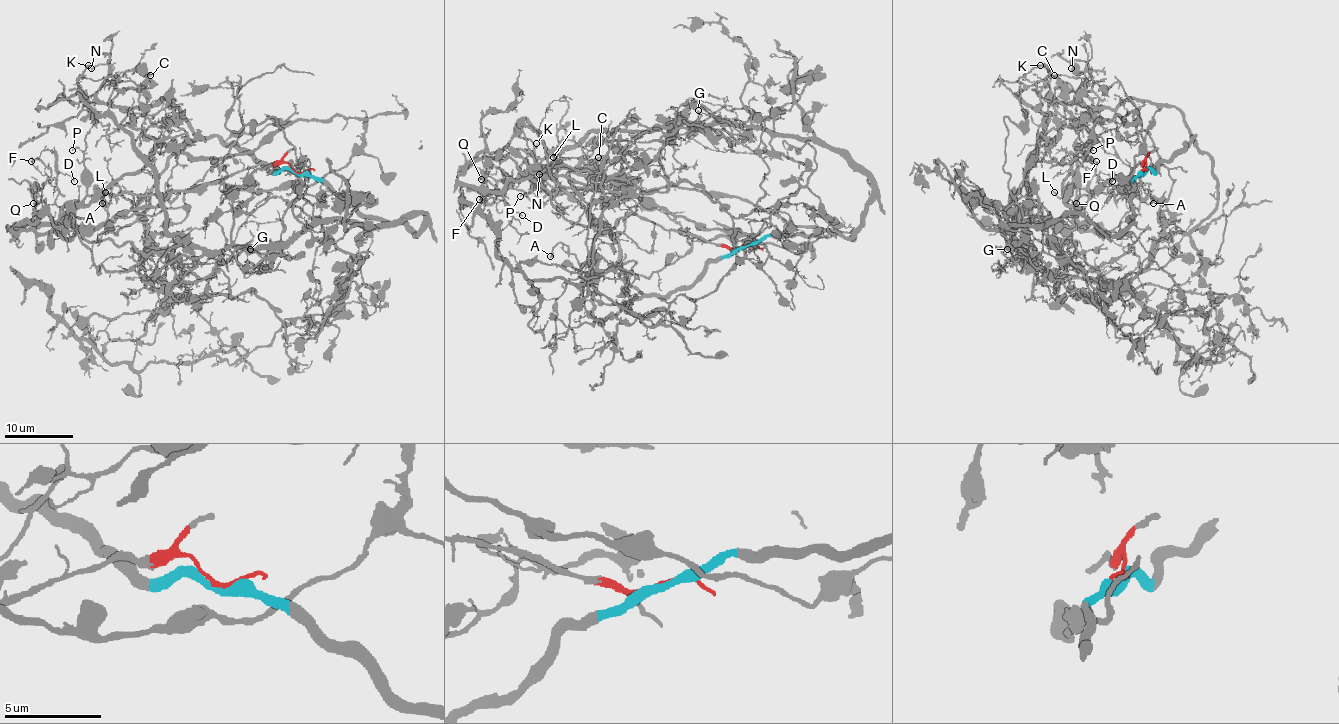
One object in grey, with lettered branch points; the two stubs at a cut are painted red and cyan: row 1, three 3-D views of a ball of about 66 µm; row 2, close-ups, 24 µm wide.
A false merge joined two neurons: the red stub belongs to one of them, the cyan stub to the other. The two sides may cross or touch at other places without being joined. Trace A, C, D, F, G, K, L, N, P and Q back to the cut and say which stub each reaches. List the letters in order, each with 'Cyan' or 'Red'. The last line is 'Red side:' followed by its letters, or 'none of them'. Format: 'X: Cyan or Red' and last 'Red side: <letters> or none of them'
A: Cyan
C: Cyan
D: Red
F: Red
G: Cyan
K: Cyan
L: Red
N: Cyan
P: Red
Q: Red
Red side: D, F, L, P, Q

